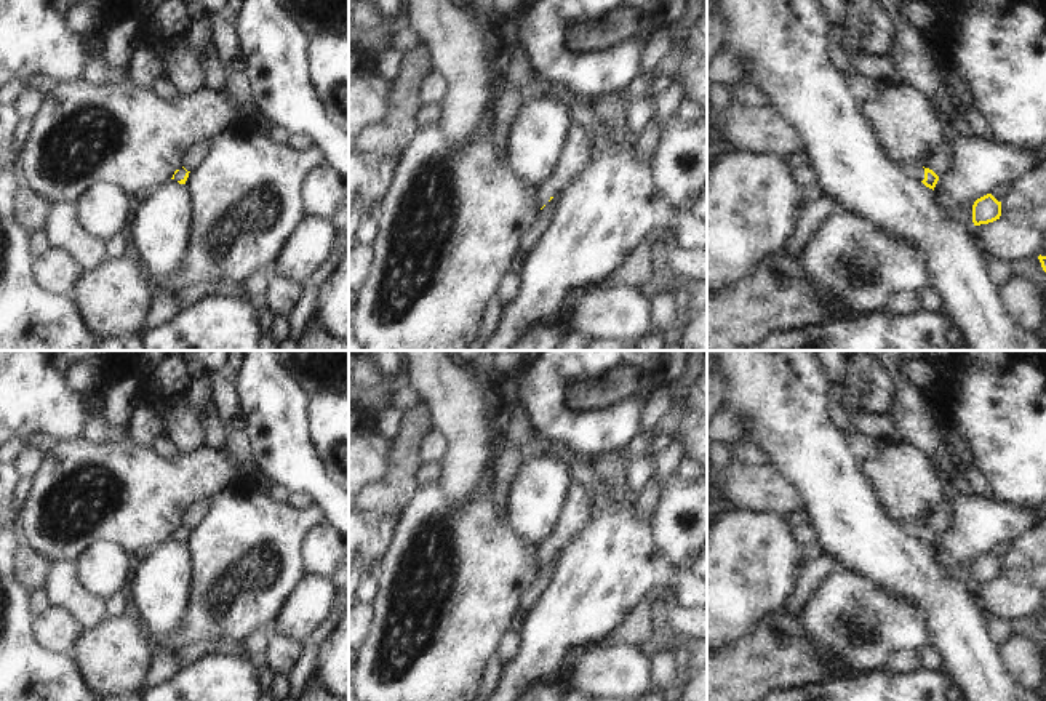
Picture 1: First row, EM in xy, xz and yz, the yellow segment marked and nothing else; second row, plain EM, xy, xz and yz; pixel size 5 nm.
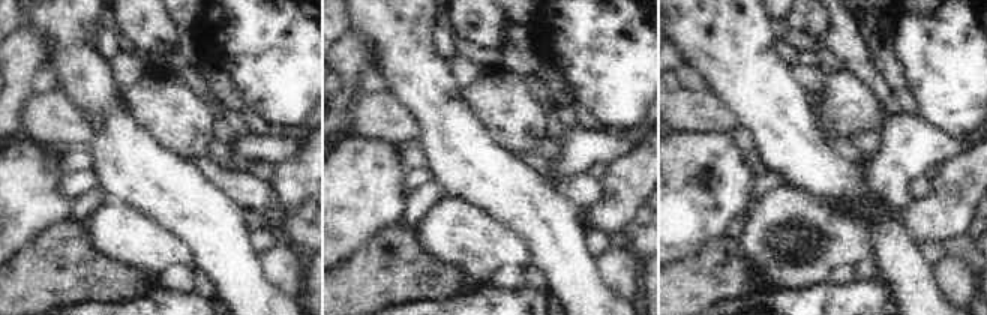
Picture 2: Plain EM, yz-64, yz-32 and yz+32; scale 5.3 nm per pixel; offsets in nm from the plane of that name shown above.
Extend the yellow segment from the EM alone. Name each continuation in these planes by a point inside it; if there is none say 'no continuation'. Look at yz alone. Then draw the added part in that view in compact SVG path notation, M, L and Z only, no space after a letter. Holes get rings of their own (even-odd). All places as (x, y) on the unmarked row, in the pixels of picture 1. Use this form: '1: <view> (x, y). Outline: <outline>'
1: yz (914, 528). Outline: M897 522L905 533L908 533L910 536L916 538L916 539L923 539L924 538L924 527L916 523L916 522Z

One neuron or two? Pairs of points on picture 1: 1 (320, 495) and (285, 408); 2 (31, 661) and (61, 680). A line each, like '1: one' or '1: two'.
1: one
2: one

